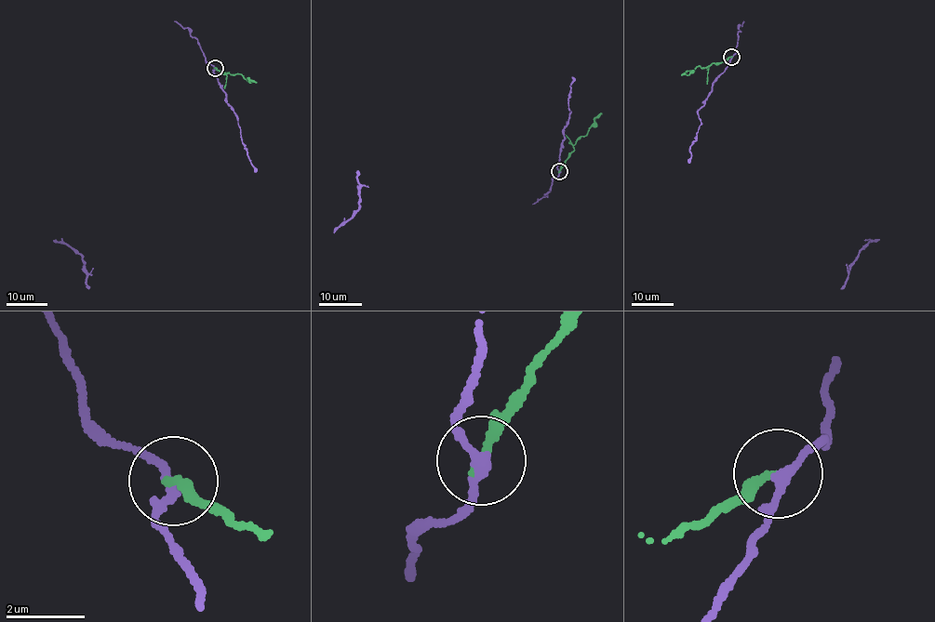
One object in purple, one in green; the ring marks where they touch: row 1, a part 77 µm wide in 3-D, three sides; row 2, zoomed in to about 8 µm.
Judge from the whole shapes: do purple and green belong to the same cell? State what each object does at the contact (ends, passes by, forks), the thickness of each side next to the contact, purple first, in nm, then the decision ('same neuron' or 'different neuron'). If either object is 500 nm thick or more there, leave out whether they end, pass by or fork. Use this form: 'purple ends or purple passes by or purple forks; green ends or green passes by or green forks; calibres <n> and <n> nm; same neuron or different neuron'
purple passes by; green ends; calibres 220 and 240 nm; different neuron

